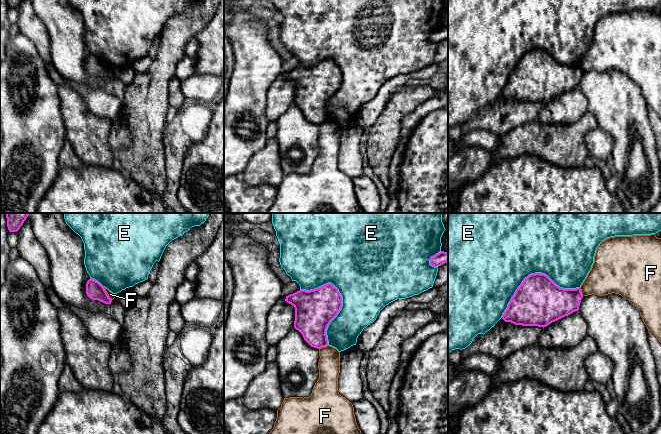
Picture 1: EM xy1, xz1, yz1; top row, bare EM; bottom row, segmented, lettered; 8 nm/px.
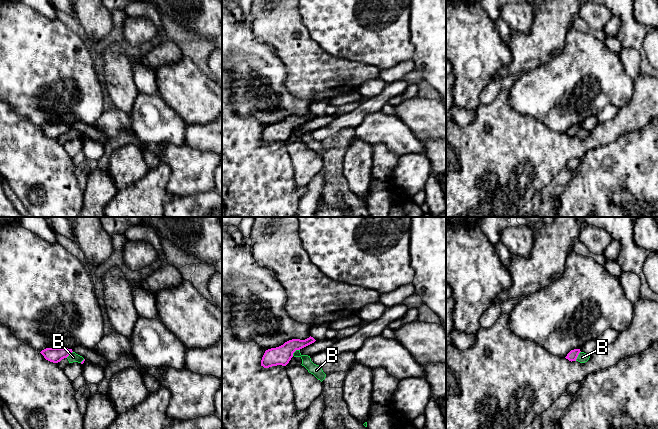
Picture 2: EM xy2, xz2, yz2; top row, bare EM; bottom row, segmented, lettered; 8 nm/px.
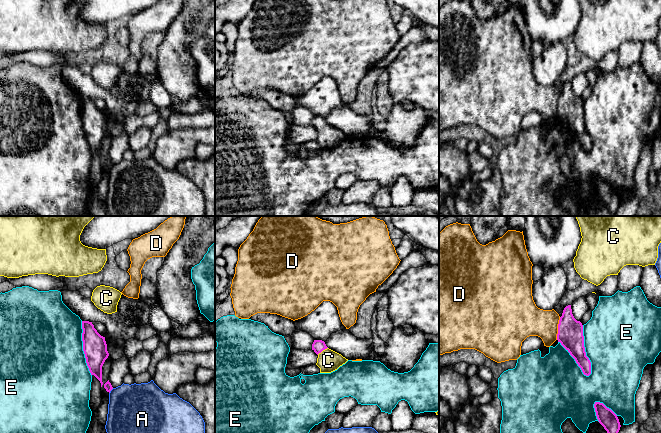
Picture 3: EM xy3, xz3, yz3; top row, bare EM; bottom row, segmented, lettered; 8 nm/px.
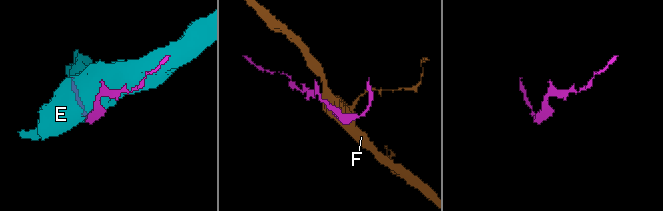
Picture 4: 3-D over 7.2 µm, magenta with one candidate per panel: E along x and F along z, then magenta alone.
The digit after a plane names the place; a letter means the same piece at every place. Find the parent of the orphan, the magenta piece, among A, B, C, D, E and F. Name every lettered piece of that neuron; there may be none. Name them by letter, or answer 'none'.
C

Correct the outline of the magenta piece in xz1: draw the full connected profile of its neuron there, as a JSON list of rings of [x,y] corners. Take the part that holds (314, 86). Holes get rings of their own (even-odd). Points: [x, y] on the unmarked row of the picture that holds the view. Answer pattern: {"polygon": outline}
{"polygon": [[[328,59],[310,67],[299,66],[286,72],[285,77],[295,84],[294,104],[302,110],[304,116],[317,125],[328,122],[327,103],[342,83],[342,72],[338,65]]]}

